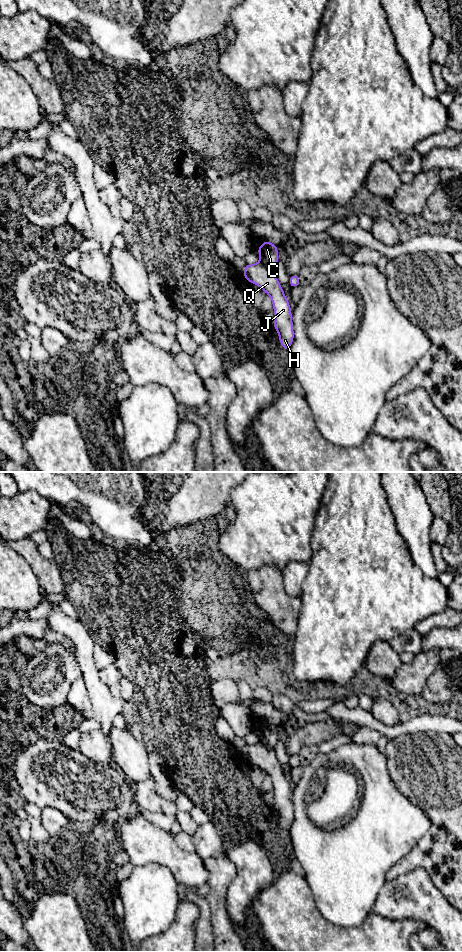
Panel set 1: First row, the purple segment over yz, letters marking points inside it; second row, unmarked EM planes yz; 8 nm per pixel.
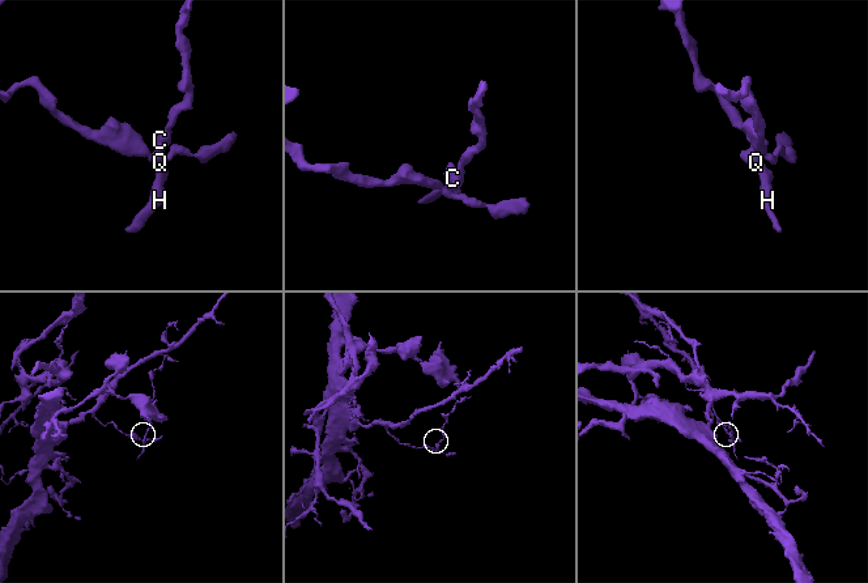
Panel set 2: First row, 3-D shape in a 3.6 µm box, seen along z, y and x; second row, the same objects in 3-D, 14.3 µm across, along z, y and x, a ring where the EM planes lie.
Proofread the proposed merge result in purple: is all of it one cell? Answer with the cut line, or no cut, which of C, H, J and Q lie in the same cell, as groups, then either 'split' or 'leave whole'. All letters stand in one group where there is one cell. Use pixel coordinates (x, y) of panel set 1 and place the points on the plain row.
yz (260, 741), (273, 749) | C / H J Q | split

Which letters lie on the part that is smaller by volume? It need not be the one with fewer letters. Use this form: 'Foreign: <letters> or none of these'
Foreign: H, J, Q

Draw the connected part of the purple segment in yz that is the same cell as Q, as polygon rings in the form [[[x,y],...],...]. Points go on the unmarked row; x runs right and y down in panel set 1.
[[[258,742],[246,744],[242,755],[247,761],[258,765],[270,776],[275,795],[273,808],[279,814],[279,822],[282,828],[289,831],[294,820],[291,787],[277,759],[275,750]]]

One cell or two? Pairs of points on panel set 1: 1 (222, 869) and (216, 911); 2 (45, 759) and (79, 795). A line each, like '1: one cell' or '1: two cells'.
1: one cell
2: one cell

